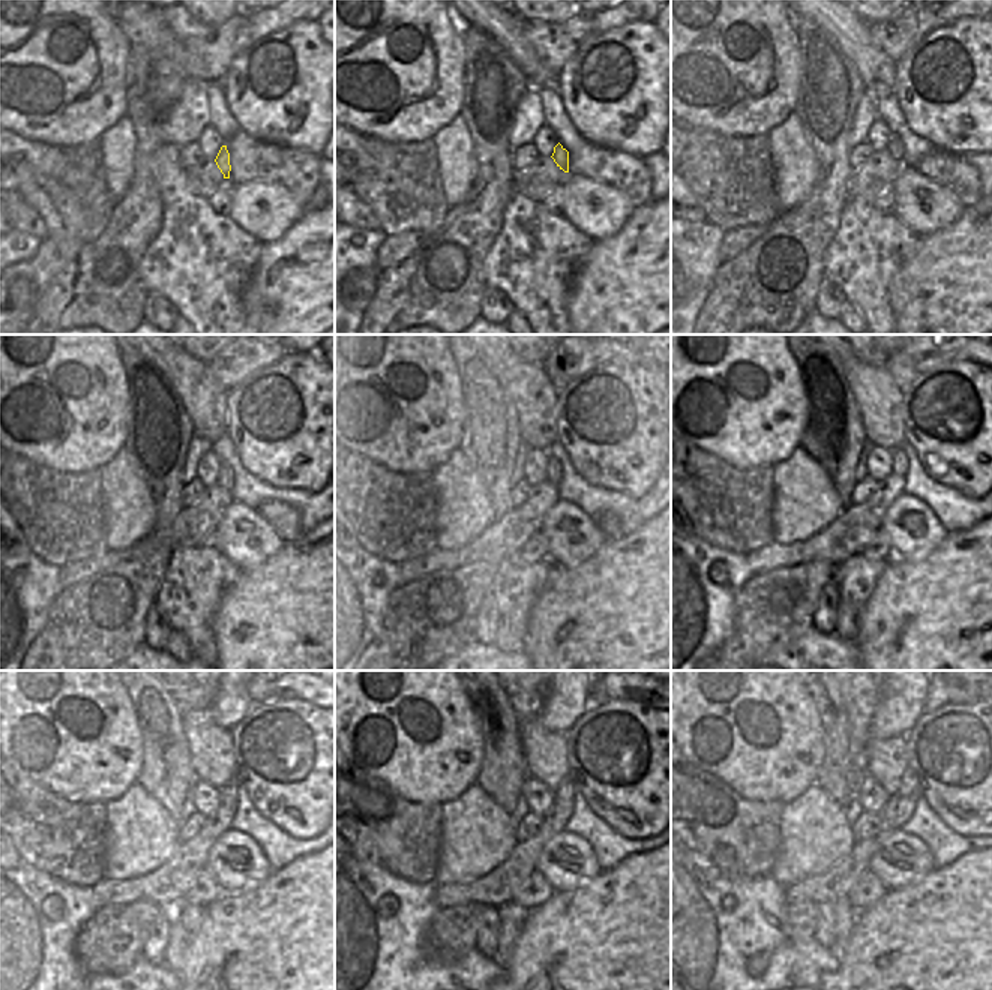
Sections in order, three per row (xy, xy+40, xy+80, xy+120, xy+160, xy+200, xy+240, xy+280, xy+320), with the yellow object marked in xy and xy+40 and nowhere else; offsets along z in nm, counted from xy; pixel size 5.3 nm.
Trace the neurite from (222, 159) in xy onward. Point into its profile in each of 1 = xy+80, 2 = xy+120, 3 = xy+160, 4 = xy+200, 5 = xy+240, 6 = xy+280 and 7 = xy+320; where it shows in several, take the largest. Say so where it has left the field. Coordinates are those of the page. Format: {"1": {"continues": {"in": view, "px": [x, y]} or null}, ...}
{"1": {"continues": {"in": "xy+80", "px": [895, 147]}}, "2": {"continues": {"in": "xy+120", "px": [224, 474]}}, "3": {"continues": {"in": "xy+160", "px": [554, 468]}}, "4": {"continues": {"in": "xy+200", "px": [899, 456]}}, "5": {"continues": {"in": "xy+240", "px": [228, 798]}}, "6": {"continues": {"in": "xy+280", "px": [566, 791]}}, "7": {"continues": {"in": "xy+320", "px": [908, 785]}}}

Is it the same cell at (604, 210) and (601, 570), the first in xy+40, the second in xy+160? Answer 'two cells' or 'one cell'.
two cells

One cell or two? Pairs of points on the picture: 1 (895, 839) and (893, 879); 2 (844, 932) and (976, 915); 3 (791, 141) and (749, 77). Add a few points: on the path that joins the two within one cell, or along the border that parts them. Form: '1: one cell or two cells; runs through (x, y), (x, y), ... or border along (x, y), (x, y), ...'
1: one cell; runs through (898, 854), (914, 863), (914, 869), (908, 870)
2: two cells; border along (859, 912), (851, 938), (838, 957)
3: two cells; border along (793, 111), (766, 134)

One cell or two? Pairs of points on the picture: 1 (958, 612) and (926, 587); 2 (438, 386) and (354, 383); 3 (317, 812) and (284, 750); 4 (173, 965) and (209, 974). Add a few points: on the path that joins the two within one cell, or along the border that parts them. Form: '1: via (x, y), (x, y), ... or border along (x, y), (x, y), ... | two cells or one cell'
1: via (950, 611), (934, 594) | one cell
2: via (419, 365), (404, 359), (380, 359), (375, 363) | one cell
3: via (306, 797), (306, 777), (297, 765) | one cell
4: border along (189, 936), (185, 945), (185, 962), (177, 972) | two cells

